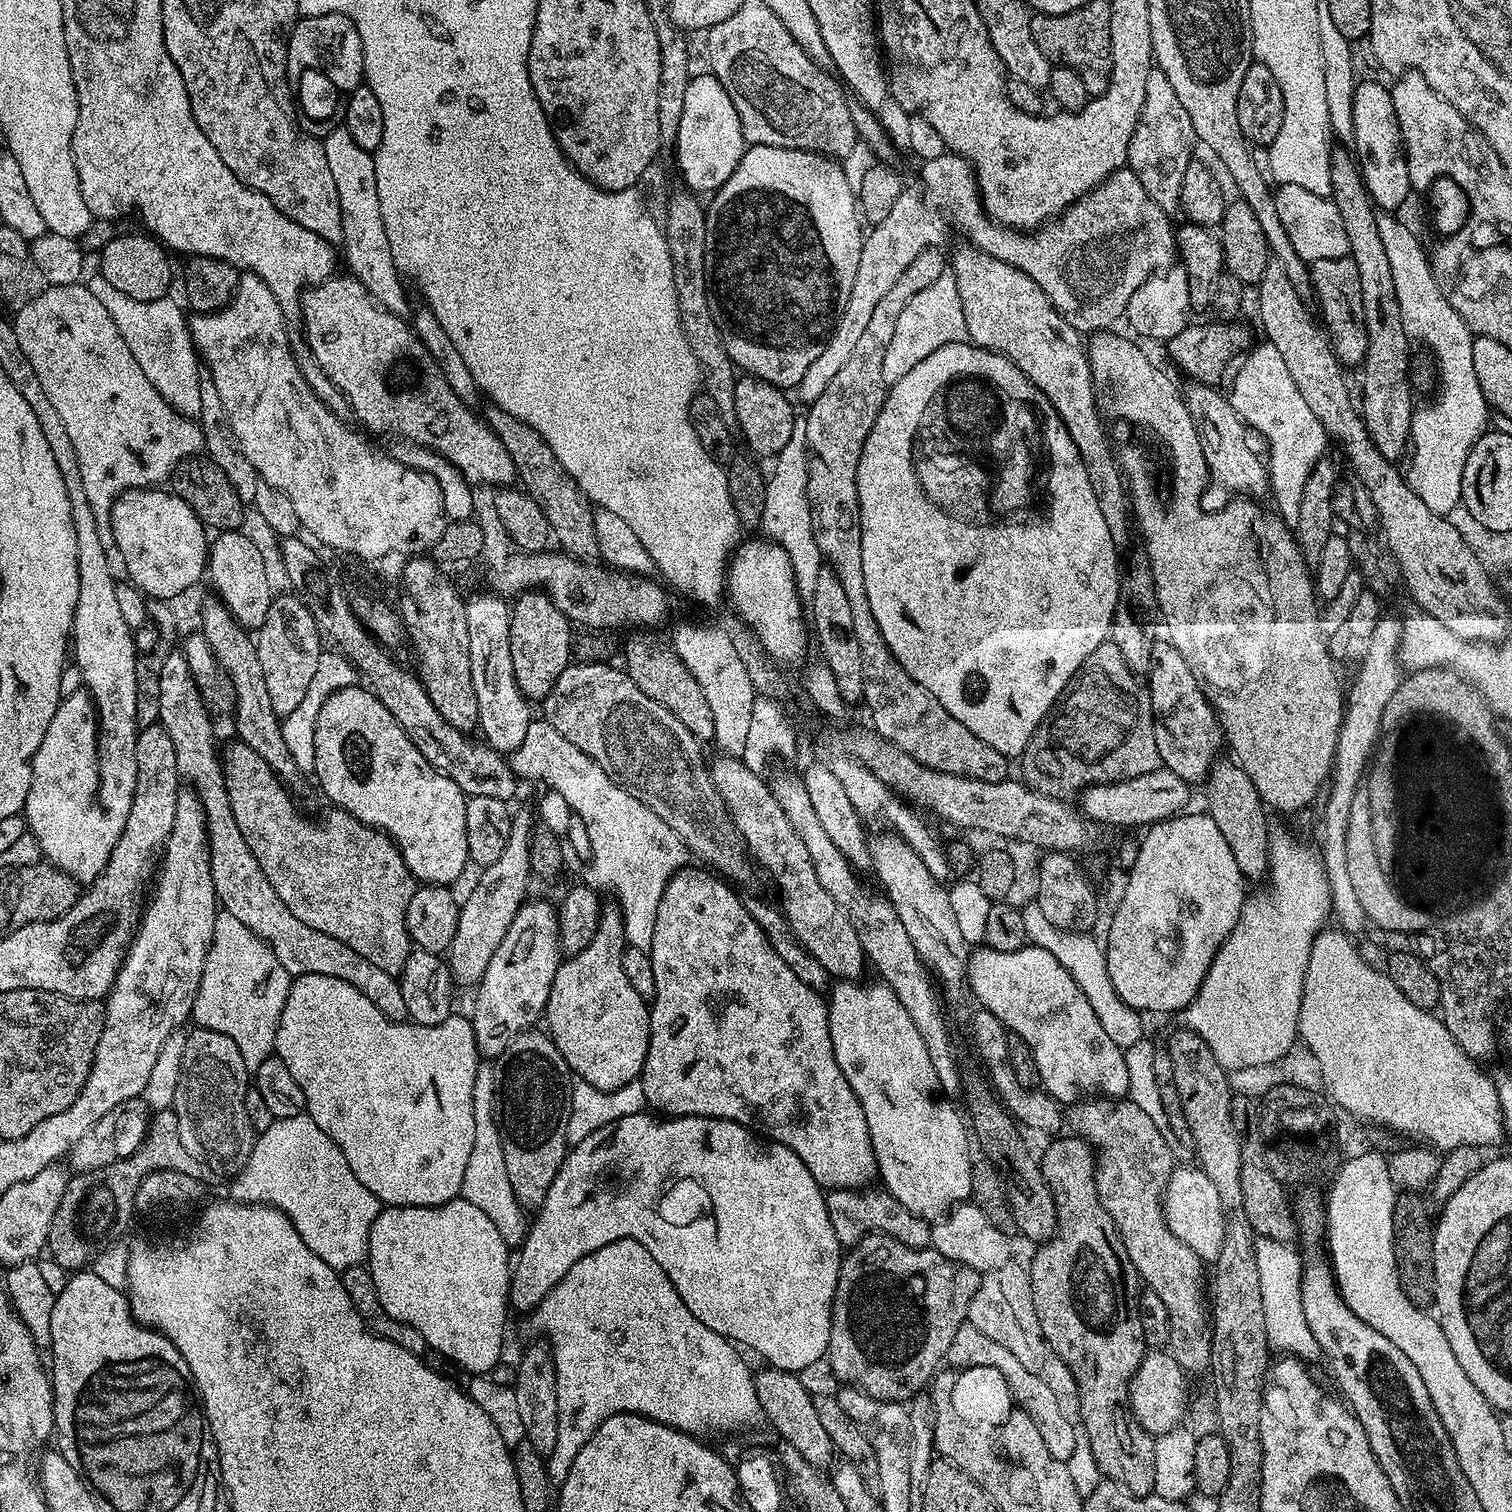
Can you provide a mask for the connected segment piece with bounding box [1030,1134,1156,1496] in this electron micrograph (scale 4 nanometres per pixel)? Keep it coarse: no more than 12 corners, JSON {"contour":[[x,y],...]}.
{"contour":[[1075,1134],[1038,1156],[1058,1214],[1030,1263],[1101,1477],[1155,1493],[1128,1387],[1142,1281]]}

